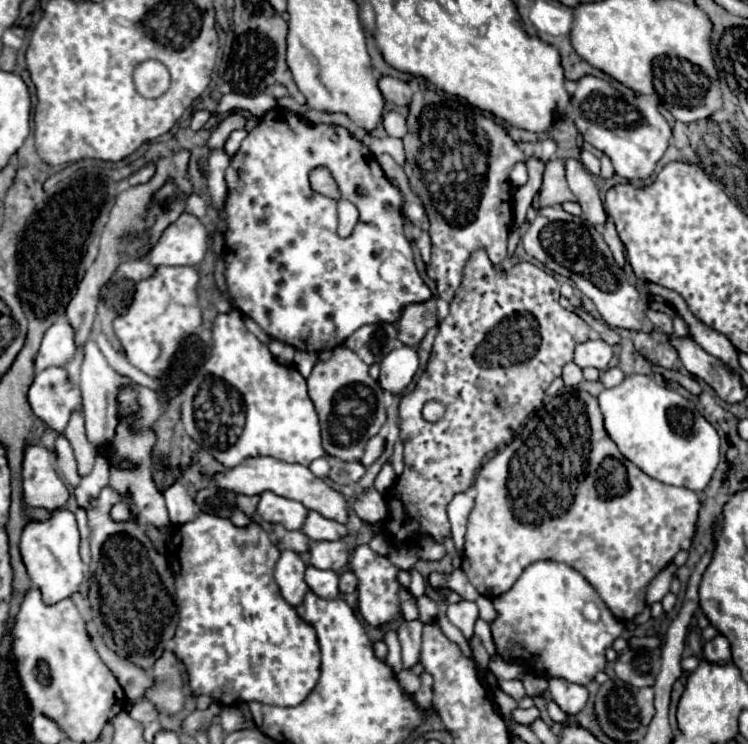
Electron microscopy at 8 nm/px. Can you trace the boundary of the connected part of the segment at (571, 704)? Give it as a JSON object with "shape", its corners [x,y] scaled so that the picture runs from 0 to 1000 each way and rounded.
{"shape":[[[735,911],[733,914],[733,930],[738,941],[757,957],[757,960],[773,960],[783,941],[786,941],[786,927],[775,919],[765,919],[751,911]]]}

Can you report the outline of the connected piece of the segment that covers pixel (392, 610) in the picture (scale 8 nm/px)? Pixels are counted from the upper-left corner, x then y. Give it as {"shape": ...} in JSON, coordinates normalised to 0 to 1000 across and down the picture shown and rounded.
{"shape":[[[489,731],[479,734],[473,739],[468,759],[471,769],[480,778],[479,809],[481,809],[481,823],[489,831],[489,836],[497,841],[511,841],[511,839],[527,833],[535,825],[535,806],[532,806],[535,785],[529,780],[532,763],[521,755],[517,747],[500,745]]]}

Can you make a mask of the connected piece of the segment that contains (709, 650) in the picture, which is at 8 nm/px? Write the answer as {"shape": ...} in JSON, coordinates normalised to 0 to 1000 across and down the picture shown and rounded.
{"shape":[[[960,852],[957,858],[941,863],[941,884],[947,890],[957,890],[957,892],[971,892],[979,887],[976,882],[976,860],[971,860],[971,855]]]}

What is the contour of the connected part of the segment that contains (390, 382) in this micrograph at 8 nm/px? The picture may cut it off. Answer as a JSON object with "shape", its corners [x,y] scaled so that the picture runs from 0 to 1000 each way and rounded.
{"shape":[[[548,465],[524,470],[508,487],[508,519],[524,530],[535,530],[559,497],[559,473]]]}

